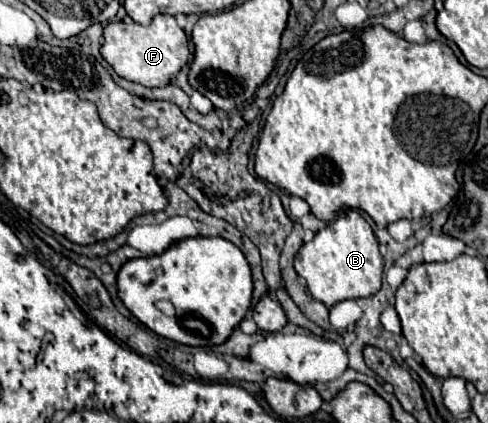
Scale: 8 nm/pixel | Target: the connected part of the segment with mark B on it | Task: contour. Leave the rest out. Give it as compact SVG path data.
M351 209L317 231L315 237L299 249L295 257L295 271L307 281L311 295L331 307L345 299L375 295L381 289L383 257L371 225L357 209Z

